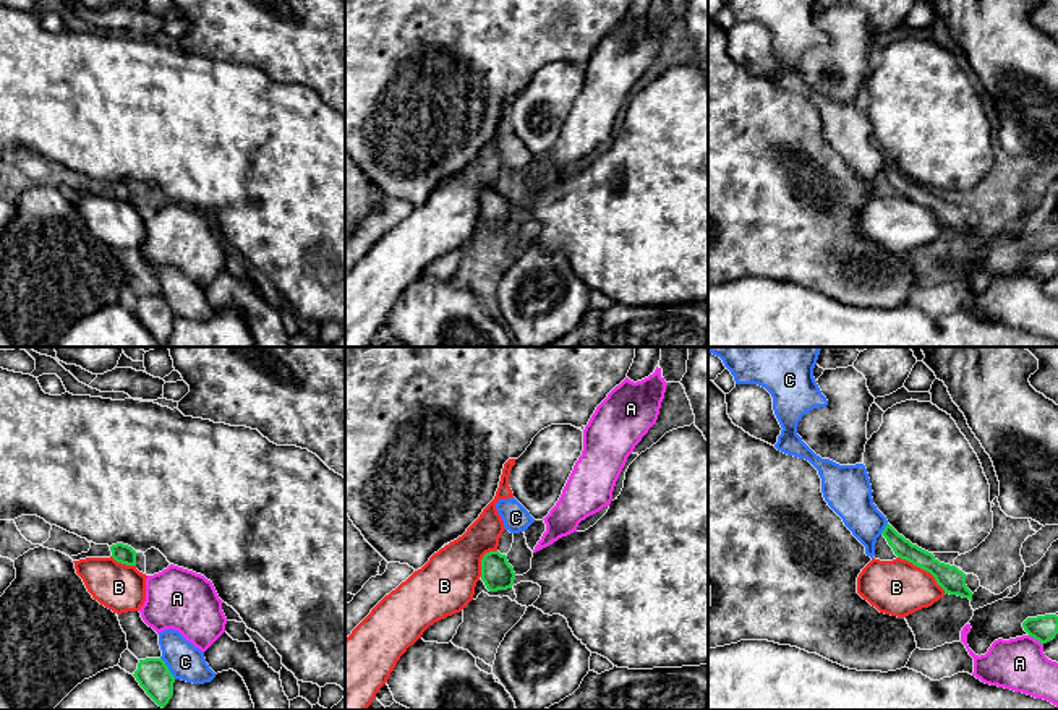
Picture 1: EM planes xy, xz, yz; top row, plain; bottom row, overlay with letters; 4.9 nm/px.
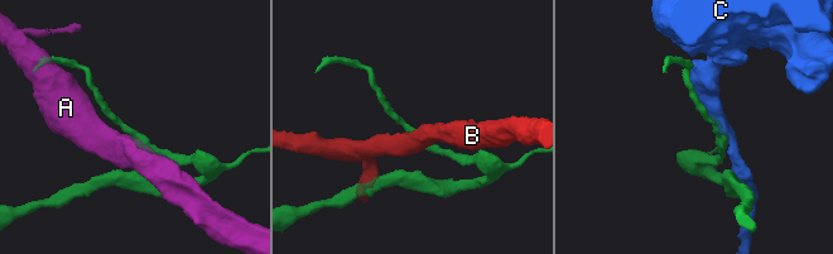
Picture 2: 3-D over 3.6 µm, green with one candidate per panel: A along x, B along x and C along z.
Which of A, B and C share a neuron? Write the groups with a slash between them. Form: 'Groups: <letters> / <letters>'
Groups: A / B / C

